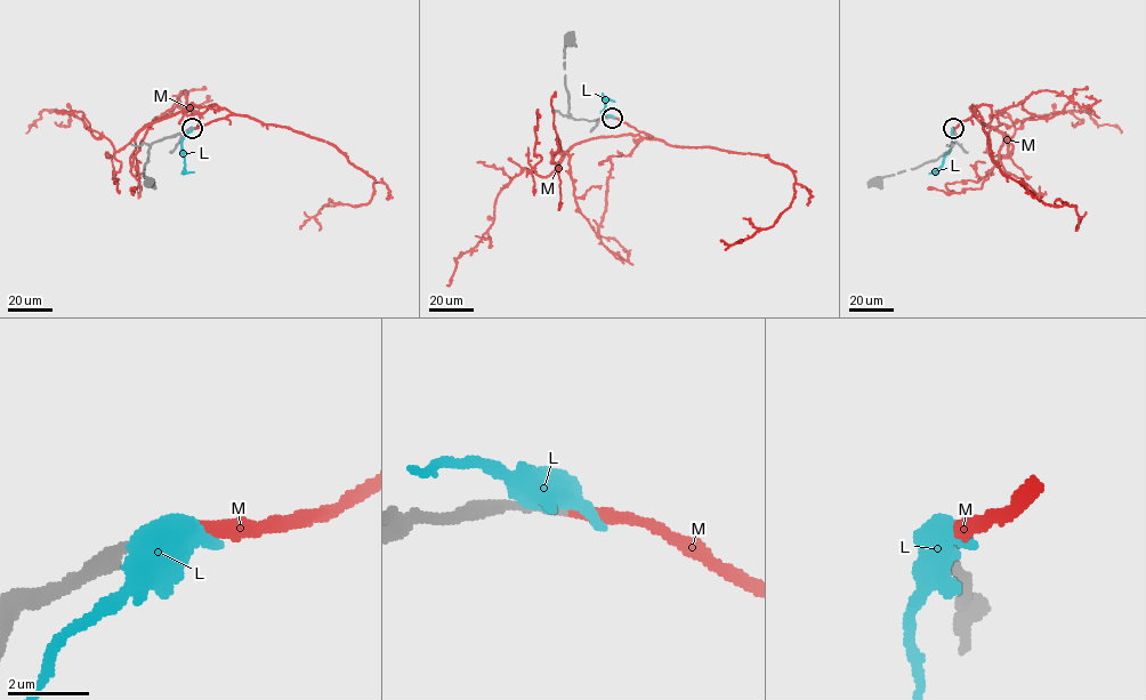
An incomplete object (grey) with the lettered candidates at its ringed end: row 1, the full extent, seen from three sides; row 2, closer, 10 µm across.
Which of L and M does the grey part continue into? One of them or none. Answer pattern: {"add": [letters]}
{"add": ["M"]}

